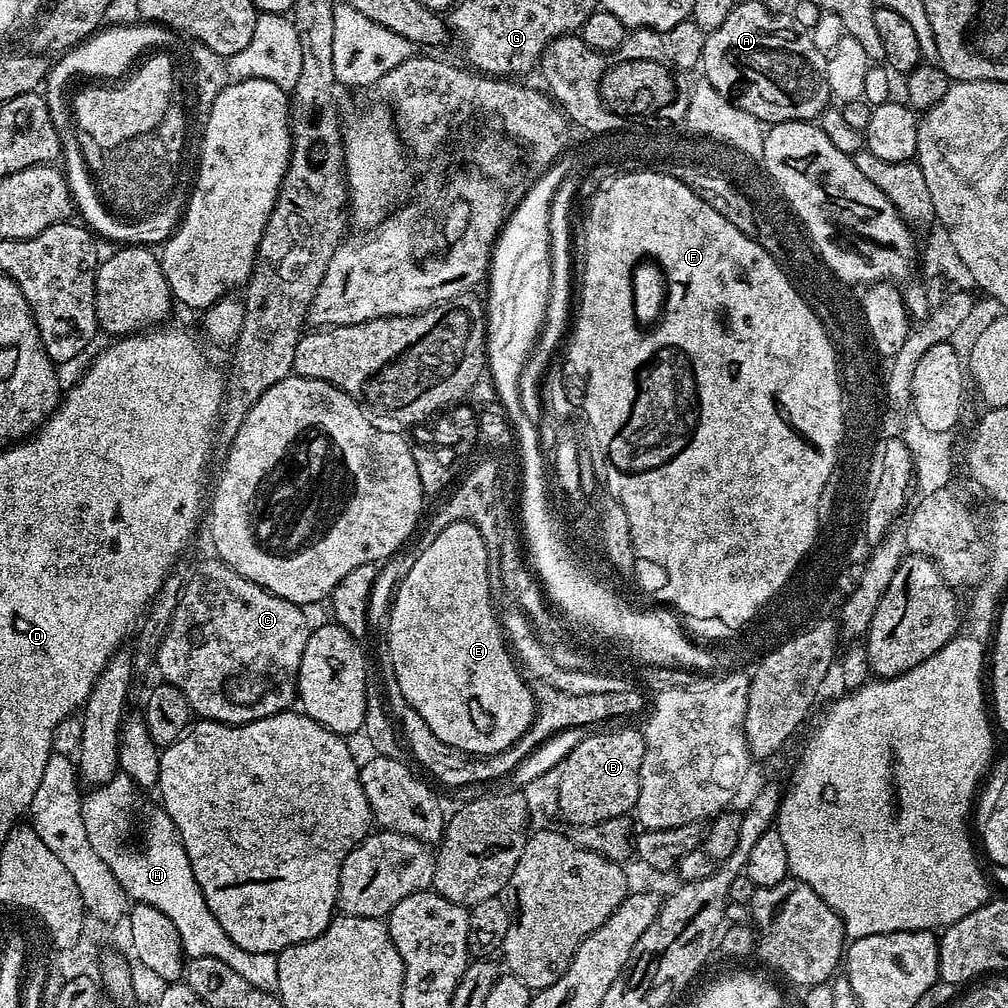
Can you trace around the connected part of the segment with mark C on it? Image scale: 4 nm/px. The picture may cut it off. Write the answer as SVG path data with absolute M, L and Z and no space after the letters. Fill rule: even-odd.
M213 558L213 560L206 561L205 564L197 570L196 577L194 577L193 580L191 577L191 579L185 583L180 594L180 601L178 602L178 606L170 618L170 626L166 630L166 636L162 638L162 646L156 655L155 667L158 669L158 672L160 668L161 674L164 675L161 677L163 677L167 683L178 686L178 690L182 690L182 694L186 694L186 702L190 702L193 713L195 713L197 717L203 718L205 720L217 720L219 724L248 724L251 720L261 720L267 716L274 715L275 712L282 712L291 709L293 707L294 701L298 696L298 688L297 685L293 683L293 681L297 679L298 673L300 671L302 654L306 650L306 642L308 641L308 637L310 635L310 623L308 624L307 618L304 617L304 612L305 609L301 607L301 605L290 602L281 596L276 596L272 592L266 591L265 588L258 586L250 578L246 578L242 574L238 574L236 571L234 571L234 569L231 568L231 566L225 564L223 560L219 558ZM247 668L253 668L253 670L256 672L269 672L269 674L272 675L274 679L280 681L278 681L277 684L274 685L273 688L270 689L264 697L261 695L259 698L254 699L252 703L236 703L235 700L233 700L232 697L228 695L226 691L226 685L233 678L244 674L240 672L246 671Z

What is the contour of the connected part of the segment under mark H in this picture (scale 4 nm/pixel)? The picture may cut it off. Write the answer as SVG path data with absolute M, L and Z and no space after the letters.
M96 786L83 793L79 802L82 826L86 828L91 846L98 858L106 862L114 877L121 883L128 898L137 904L162 910L178 930L178 938L188 958L218 958L230 966L246 982L254 982L264 992L275 992L278 986L278 962L270 952L247 952L238 947L218 926L218 918L210 914L206 898L194 878L190 858L182 846L182 838L163 806L148 808L140 820L140 844L132 841L132 816L124 801L124 792L117 786Z

